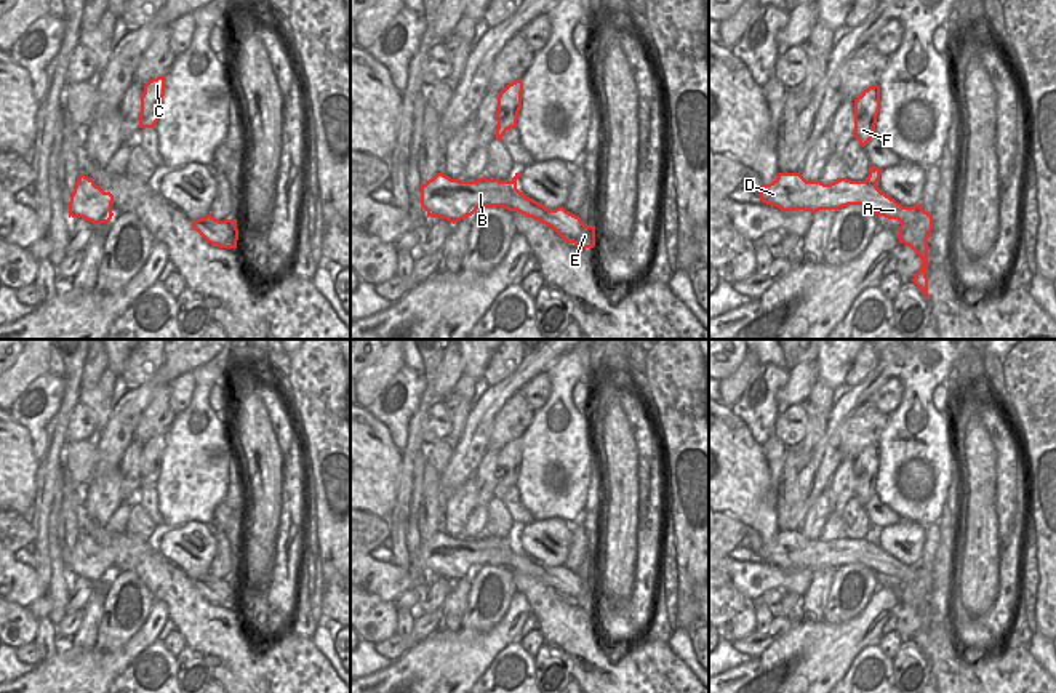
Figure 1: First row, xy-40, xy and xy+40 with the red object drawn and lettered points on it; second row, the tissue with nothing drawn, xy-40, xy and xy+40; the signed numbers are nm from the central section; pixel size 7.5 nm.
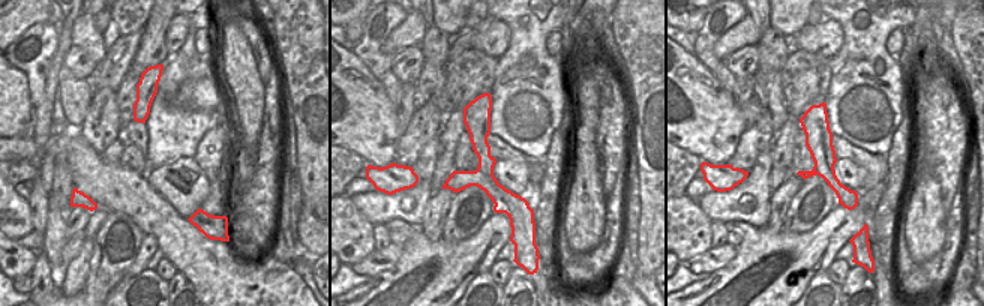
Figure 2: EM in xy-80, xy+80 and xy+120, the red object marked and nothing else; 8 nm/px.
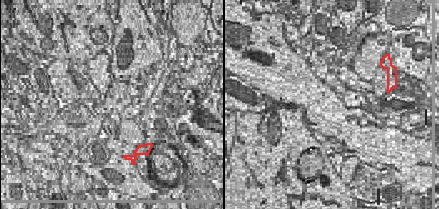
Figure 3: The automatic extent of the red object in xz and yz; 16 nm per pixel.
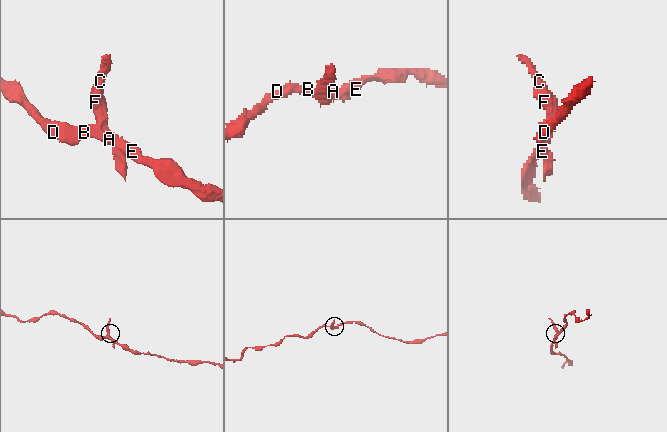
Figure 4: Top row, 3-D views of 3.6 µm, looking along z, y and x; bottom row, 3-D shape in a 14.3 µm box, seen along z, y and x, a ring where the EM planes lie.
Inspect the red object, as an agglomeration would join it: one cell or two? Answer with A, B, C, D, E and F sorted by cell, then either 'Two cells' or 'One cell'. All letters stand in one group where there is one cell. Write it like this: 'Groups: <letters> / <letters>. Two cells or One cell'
Groups: A B D E / C F. Two cells.

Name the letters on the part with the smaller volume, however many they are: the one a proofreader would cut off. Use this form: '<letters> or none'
C, F

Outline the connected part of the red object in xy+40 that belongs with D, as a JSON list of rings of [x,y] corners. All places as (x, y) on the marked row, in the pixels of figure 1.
[[[778,173],[770,184],[762,184],[760,200],[782,211],[840,210],[848,205],[862,205],[877,216],[898,219],[917,242],[928,240],[933,230],[933,214],[922,208],[902,206],[882,192],[872,181],[840,178],[830,184],[806,181],[800,173]]]

